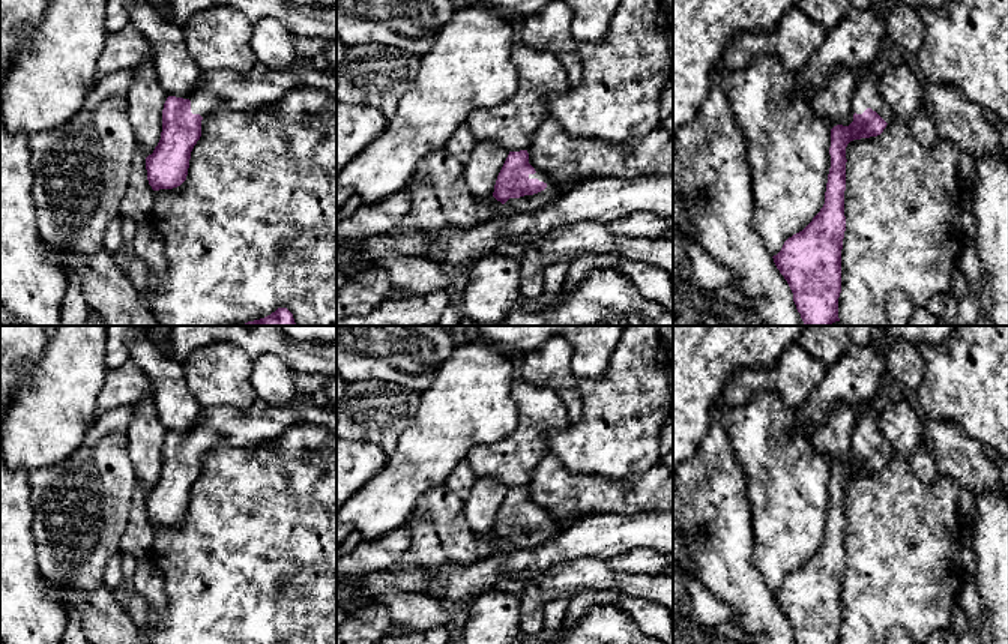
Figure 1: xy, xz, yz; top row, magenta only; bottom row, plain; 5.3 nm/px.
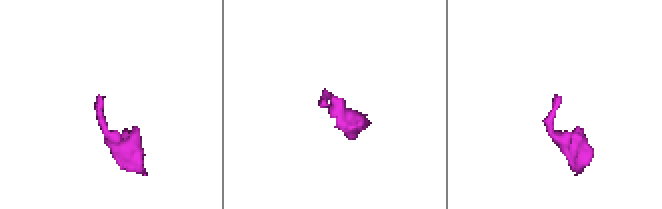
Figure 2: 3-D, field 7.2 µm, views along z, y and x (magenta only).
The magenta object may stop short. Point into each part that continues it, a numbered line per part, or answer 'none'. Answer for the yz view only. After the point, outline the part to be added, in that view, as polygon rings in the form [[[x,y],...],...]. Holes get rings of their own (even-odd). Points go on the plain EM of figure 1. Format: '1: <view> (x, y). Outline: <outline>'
1: yz (867, 431). Outline: [[[873,411],[859,414],[858,423],[852,432],[852,450],[862,450],[867,444],[876,447],[886,459],[895,456],[892,444],[880,431],[879,419]]]

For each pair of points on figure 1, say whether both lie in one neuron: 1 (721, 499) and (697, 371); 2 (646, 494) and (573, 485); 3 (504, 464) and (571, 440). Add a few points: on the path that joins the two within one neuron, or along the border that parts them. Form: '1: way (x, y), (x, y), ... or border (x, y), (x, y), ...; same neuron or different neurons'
1: border (714, 406), (709, 430), (688, 460); different neurons
2: way (628, 494), (591, 494); same neuron
3: border (570, 425), (550, 433), (547, 437), (547, 454); different neurons

